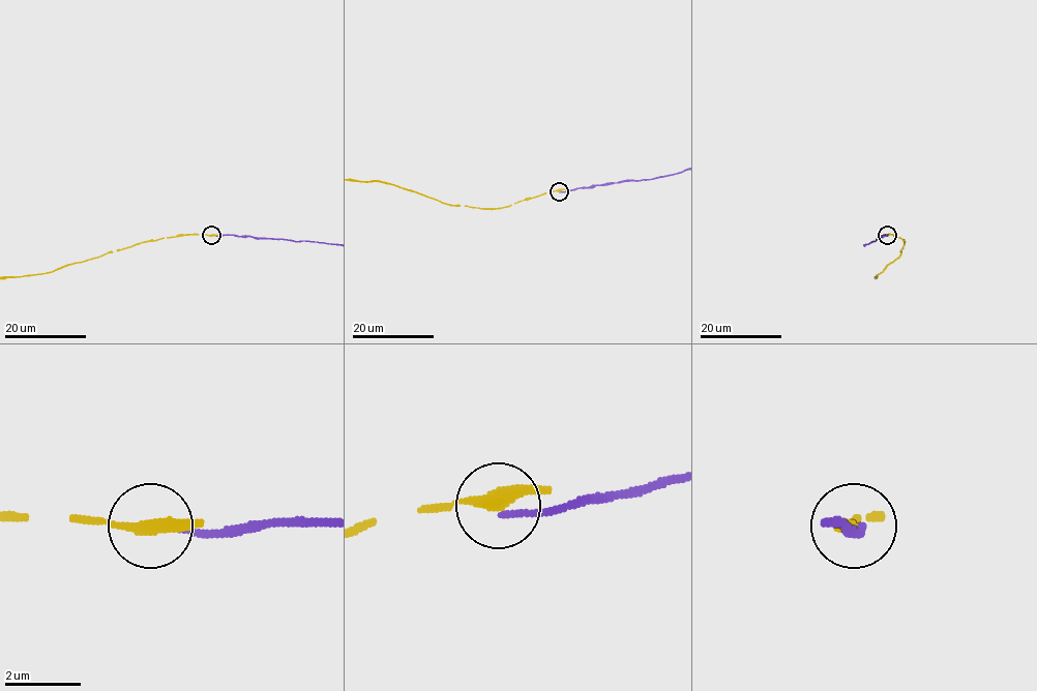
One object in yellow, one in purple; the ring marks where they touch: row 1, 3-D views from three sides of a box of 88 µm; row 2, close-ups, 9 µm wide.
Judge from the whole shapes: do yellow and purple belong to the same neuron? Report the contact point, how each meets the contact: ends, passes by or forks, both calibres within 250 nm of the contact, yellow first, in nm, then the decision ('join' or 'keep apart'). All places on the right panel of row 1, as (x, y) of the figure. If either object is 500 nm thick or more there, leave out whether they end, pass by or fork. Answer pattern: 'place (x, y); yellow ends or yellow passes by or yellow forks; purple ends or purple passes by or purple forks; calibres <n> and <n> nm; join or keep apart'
place (887, 235); yellow passes by; purple ends; calibres 320 and 150 nm; keep apart

